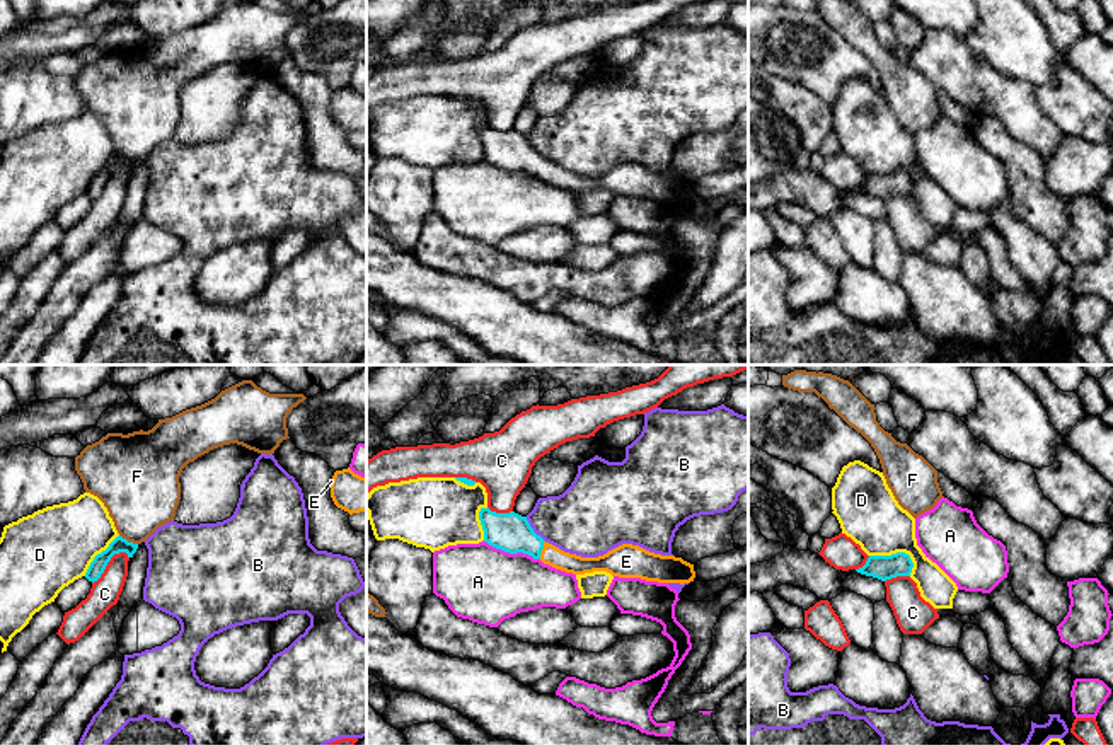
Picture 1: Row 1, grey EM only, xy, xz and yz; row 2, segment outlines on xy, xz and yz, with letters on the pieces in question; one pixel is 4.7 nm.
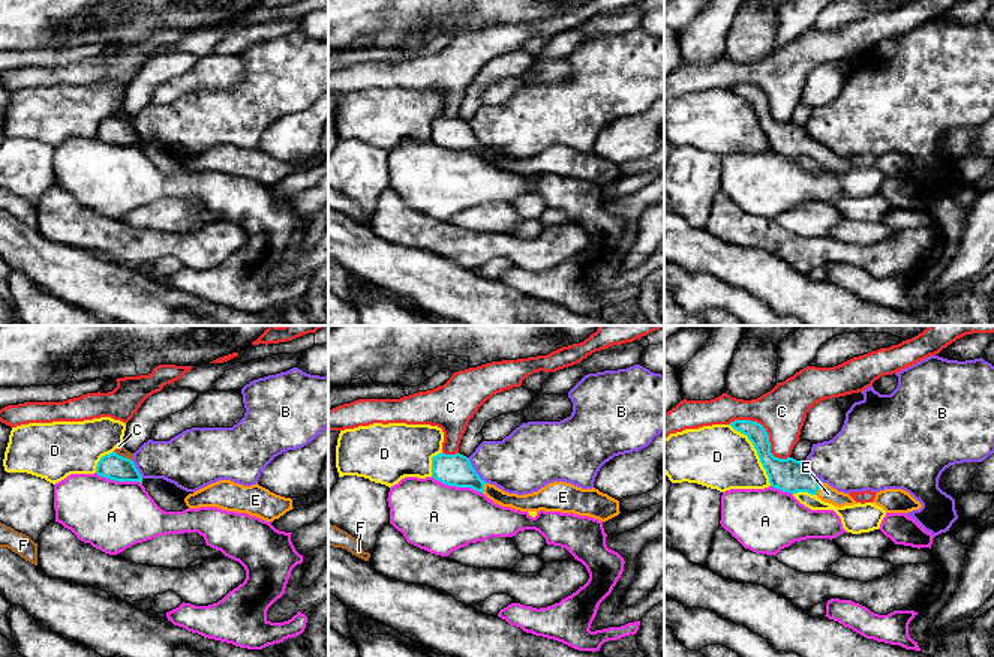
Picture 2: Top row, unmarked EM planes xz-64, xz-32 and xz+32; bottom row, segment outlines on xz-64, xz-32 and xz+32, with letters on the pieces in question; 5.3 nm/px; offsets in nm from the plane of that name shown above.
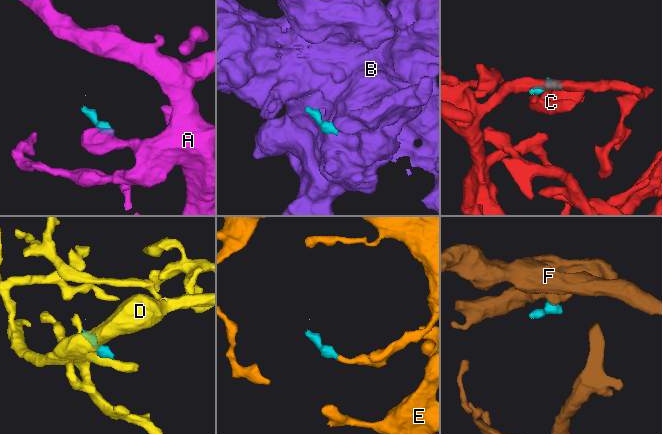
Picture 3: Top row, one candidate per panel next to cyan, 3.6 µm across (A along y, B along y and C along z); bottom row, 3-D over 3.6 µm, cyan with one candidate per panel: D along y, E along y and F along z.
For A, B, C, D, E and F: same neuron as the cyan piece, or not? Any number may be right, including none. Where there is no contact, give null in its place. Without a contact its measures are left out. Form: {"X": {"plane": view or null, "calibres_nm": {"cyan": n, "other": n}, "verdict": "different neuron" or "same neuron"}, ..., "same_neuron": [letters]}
{"A": {"plane": "xz", "calibres_nm": {"cyan": 190, "other": 360}, "verdict": "different neuron"}, "B": {"plane": "xz", "calibres_nm": {"cyan": 190, "other": 320}, "verdict": "different neuron"}, "C": {"plane": "xy", "calibres_nm": {"cyan": 70, "other": 140}, "verdict": "different neuron"}, "D": {"plane": "yz", "calibres_nm": {"cyan": 120, "other": 280}, "verdict": "different neuron"}, "E": {"plane": "xz", "calibres_nm": {"cyan": 190, "other": 90}, "verdict": "same neuron"}, "F": {"plane": "xy", "calibres_nm": {"cyan": 70, "other": 360}, "verdict": "different neuron"}, "same_neuron": ["E"]}

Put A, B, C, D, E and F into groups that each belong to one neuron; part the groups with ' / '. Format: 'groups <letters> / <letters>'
groups A / B / C / D / E / F

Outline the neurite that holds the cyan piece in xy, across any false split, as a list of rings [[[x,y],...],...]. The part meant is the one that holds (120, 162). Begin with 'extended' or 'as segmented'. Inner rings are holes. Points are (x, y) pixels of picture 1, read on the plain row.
as segmented | [[[118,153],[106,169],[102,169],[94,176],[94,179],[90,181],[85,191],[85,196],[92,201],[97,199],[114,172],[126,170],[128,176],[133,176],[136,167],[138,167],[138,162],[128,160],[126,157]]]

